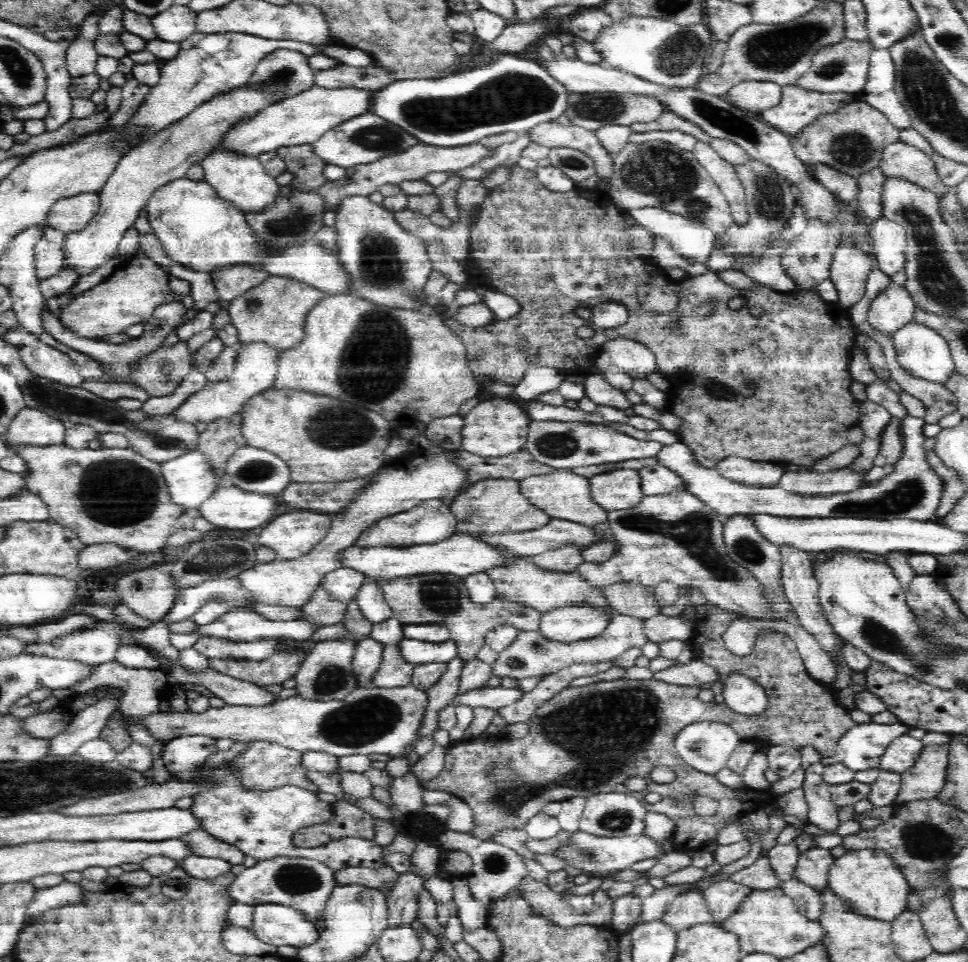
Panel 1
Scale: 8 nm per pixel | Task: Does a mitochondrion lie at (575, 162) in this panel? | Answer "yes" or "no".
yes

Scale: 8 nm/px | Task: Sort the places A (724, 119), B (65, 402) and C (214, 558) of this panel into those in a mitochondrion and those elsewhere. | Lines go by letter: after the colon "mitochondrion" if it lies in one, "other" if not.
A: mitochondrion
B: mitochondrion
C: mitochondrion

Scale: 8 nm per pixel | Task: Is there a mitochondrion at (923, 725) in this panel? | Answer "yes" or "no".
no

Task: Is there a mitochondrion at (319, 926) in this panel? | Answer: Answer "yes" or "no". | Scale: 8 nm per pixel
no

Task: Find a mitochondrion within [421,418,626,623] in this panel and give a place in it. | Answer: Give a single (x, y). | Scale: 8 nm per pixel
(558, 444)

